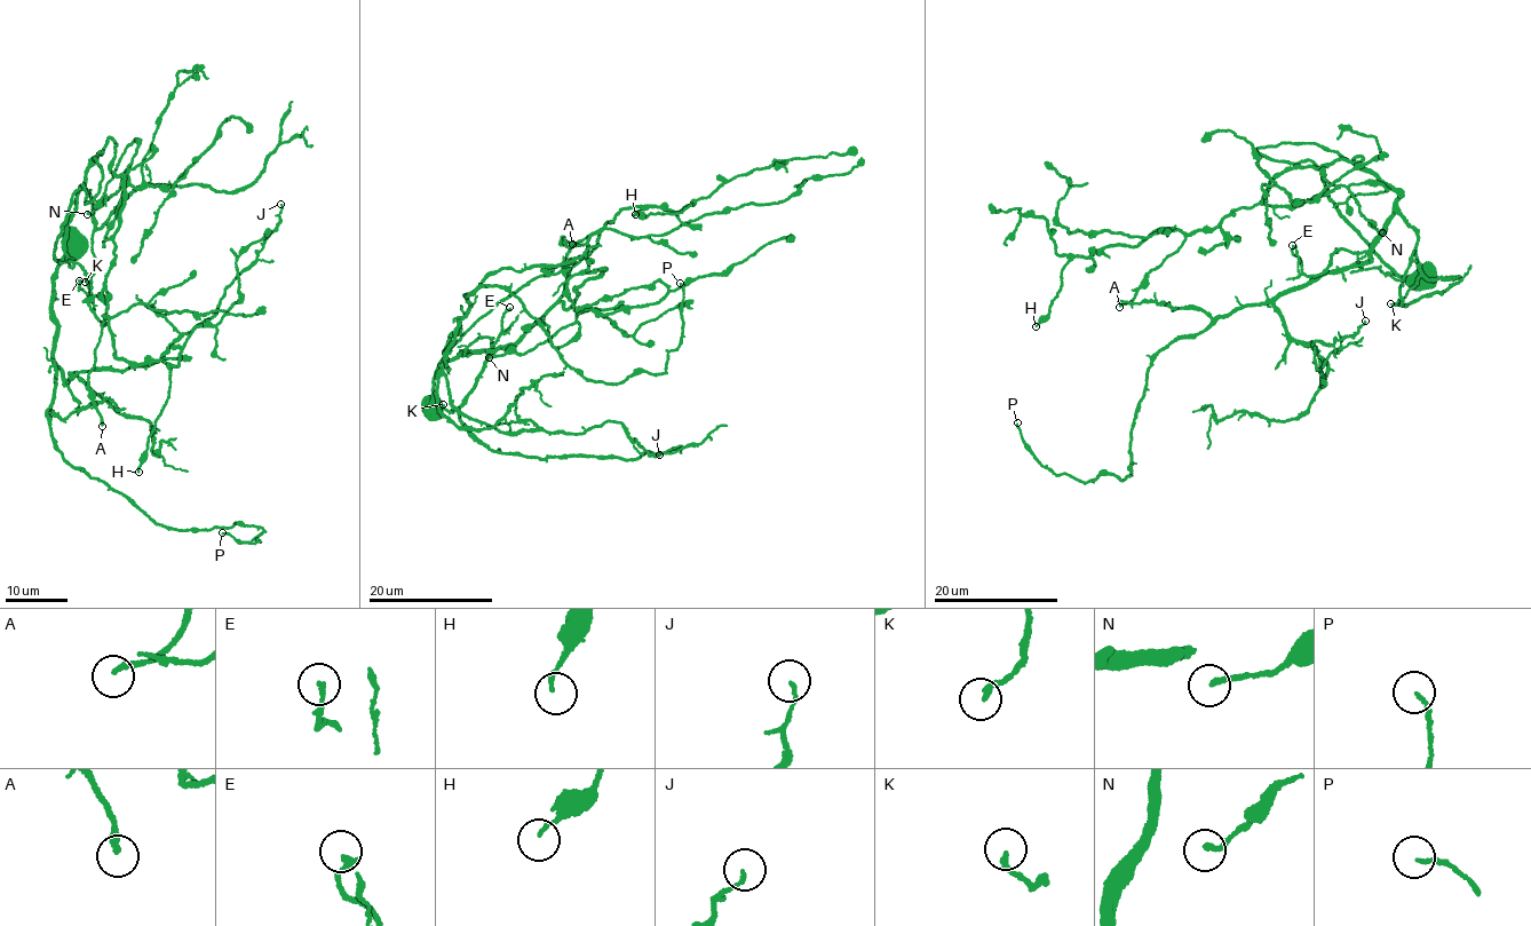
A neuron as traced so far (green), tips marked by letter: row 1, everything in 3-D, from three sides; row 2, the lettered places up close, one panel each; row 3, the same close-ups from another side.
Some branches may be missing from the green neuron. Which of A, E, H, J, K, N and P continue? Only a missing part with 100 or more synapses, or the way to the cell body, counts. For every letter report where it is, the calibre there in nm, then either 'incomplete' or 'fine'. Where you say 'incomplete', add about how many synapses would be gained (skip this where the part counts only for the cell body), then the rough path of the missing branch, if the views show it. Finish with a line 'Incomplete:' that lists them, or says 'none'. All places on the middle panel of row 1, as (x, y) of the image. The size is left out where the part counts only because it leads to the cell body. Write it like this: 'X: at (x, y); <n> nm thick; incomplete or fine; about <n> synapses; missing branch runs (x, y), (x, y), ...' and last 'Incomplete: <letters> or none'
A: at (572, 244); 190 nm thick; fine
E: at (509, 307); 170 nm thick; fine
H: at (635, 214); 120 nm thick; fine
J: at (659, 454); 130 nm thick; fine
K: at (443, 404); 200 nm thick; fine
N: at (489, 357); 170 nm thick; fine
P: at (680, 283); 130 nm thick; fine
Incomplete: none

